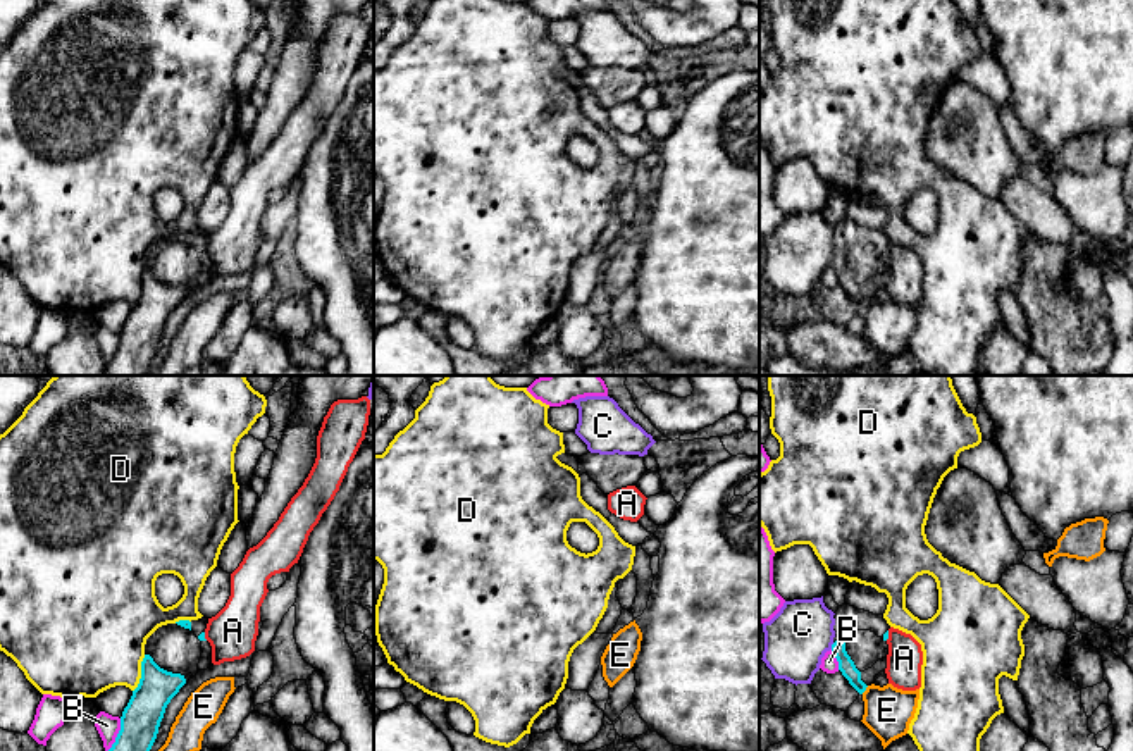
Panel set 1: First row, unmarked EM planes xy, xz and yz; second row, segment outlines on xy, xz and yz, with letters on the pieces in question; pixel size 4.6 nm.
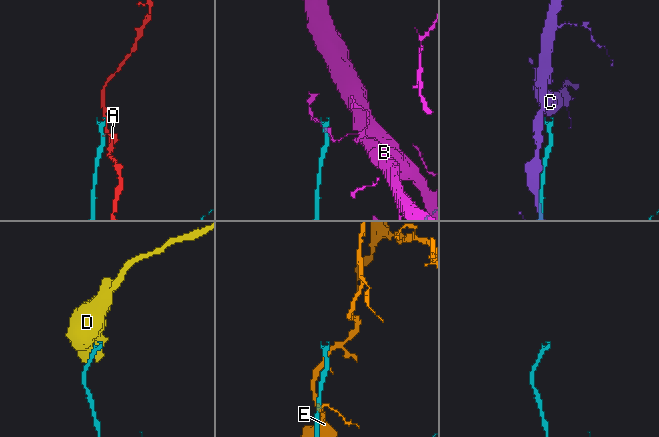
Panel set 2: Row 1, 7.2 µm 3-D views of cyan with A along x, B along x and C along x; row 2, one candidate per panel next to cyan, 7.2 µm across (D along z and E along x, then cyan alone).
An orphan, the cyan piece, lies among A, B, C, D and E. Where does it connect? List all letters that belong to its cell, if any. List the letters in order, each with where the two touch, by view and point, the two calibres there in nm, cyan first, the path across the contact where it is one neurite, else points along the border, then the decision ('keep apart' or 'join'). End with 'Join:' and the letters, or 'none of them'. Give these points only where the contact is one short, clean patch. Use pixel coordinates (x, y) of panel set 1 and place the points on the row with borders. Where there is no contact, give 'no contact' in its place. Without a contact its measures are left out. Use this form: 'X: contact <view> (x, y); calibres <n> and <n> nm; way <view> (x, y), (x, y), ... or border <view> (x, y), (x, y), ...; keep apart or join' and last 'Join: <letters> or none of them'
A: contact yz (887, 636); calibres 30 and 170 nm; keep apart
B: contact xy (117, 734); calibres 180 and 110 nm; keep apart
C: contact yz (832, 646); calibres 80 and 300 nm; keep apart
D: contact xy (142, 674); calibres 180 and 440 nm; keep apart
E: contact yz (865, 689); calibres 80 and 220 nm; keep apart
Join: none of them

